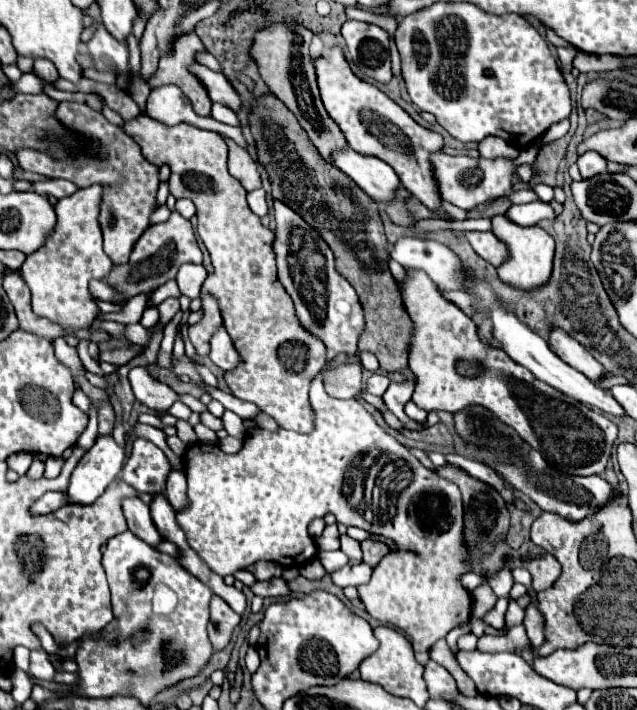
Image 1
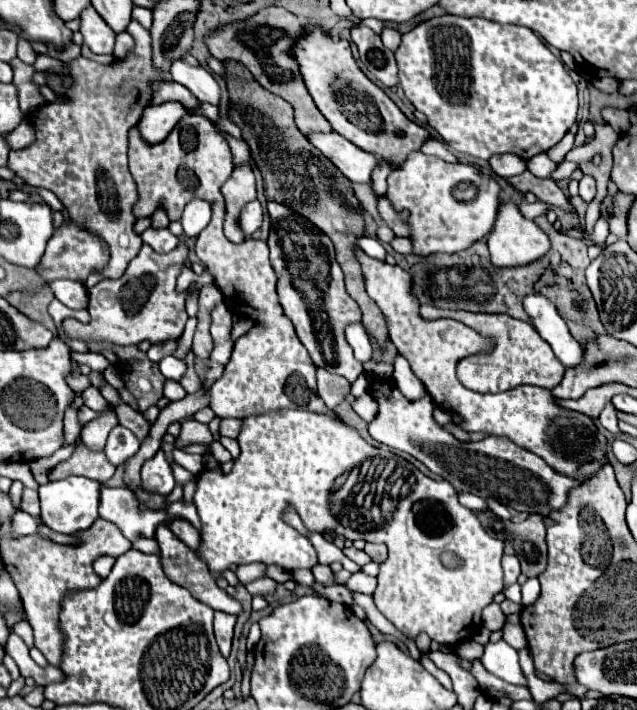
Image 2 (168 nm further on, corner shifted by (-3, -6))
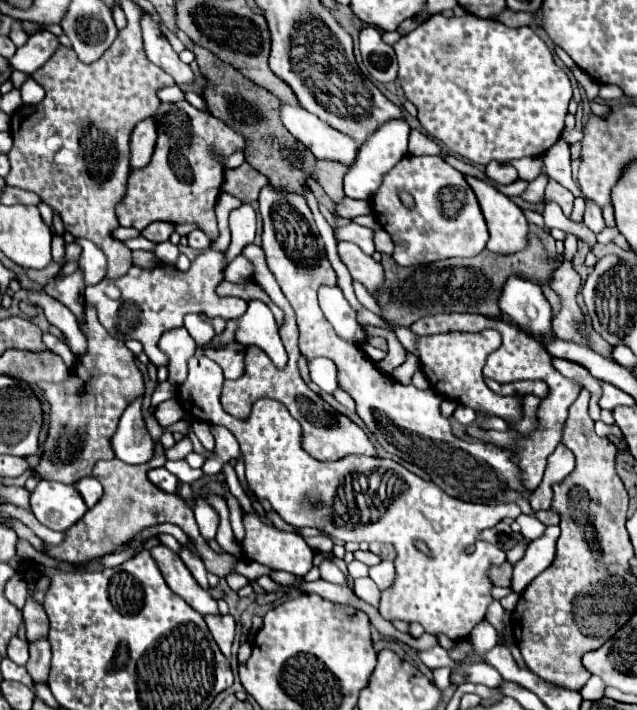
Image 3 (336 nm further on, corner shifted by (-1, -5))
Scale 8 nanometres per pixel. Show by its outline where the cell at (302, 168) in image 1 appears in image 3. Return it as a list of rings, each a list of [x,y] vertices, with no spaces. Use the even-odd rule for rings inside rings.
[[[194,44],[192,52],[196,56],[200,72],[204,74],[208,82],[202,94],[202,98],[206,100],[208,112],[224,120],[230,128],[234,128],[248,140],[246,162],[252,164],[264,176],[268,176],[274,188],[302,194],[304,178],[310,176],[310,172],[314,170],[316,158],[280,122],[280,100],[268,90],[264,90],[262,86],[256,86],[250,78],[240,74],[240,70],[236,70],[234,66],[224,64],[218,56],[212,56],[206,48],[200,48]]]

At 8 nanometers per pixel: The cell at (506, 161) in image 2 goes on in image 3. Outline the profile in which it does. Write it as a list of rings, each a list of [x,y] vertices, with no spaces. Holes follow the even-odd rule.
[[[490,162],[486,166],[486,176],[496,184],[512,184],[518,180],[516,168],[510,164],[500,164],[500,162]]]

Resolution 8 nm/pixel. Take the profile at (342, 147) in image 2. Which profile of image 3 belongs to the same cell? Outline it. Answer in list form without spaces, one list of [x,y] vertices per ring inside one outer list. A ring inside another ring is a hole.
[[[282,104],[280,120],[288,132],[292,132],[292,136],[298,138],[316,158],[338,160],[346,166],[352,166],[358,146],[350,136],[334,130],[300,106]]]

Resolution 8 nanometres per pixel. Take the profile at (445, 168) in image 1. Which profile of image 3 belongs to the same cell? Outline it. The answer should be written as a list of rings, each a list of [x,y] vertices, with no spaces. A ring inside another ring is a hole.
[[[406,154],[388,174],[384,174],[382,186],[370,202],[376,220],[394,242],[392,258],[400,266],[432,264],[454,256],[468,258],[486,248],[488,230],[478,200],[462,174],[446,164],[442,156]],[[398,190],[412,194],[414,208],[406,208],[400,202]]]

